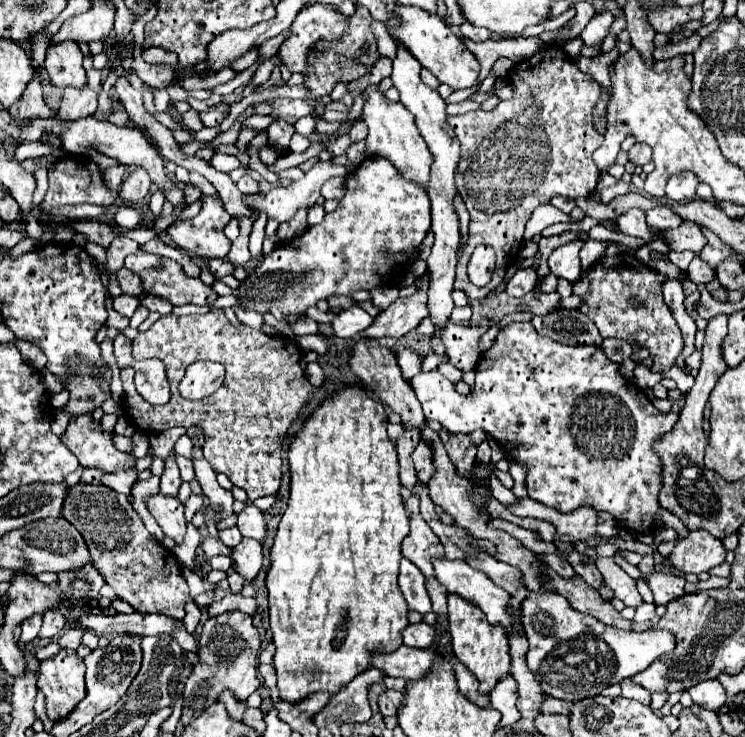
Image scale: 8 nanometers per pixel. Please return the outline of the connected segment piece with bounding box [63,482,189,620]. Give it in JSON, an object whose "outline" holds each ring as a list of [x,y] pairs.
{"outline":[[[83,484],[67,488],[63,518],[69,520],[87,542],[97,570],[115,594],[129,602],[137,612],[159,612],[177,620],[185,618],[185,598],[189,594],[181,566],[173,552],[167,552],[141,522],[125,494],[119,494],[103,484]]]}

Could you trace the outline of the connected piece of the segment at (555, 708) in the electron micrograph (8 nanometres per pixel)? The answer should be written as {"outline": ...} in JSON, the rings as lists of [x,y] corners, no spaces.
{"outline":[[[545,696],[545,698],[543,698],[543,708],[541,708],[541,712],[569,714],[571,706],[573,706],[571,702],[565,702],[565,700],[553,700],[553,696]]]}

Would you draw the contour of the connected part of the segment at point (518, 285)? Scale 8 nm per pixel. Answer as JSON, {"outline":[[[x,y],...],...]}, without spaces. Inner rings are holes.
{"outline":[[[534,268],[520,269],[513,278],[507,280],[505,284],[505,292],[509,296],[515,296],[515,298],[521,298],[523,294],[531,292],[537,284],[537,273]]]}

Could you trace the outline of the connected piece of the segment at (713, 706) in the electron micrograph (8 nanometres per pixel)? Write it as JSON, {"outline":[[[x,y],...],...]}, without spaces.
{"outline":[[[703,680],[691,686],[687,692],[691,694],[695,704],[709,708],[709,710],[717,710],[725,704],[725,690],[719,680]]]}

